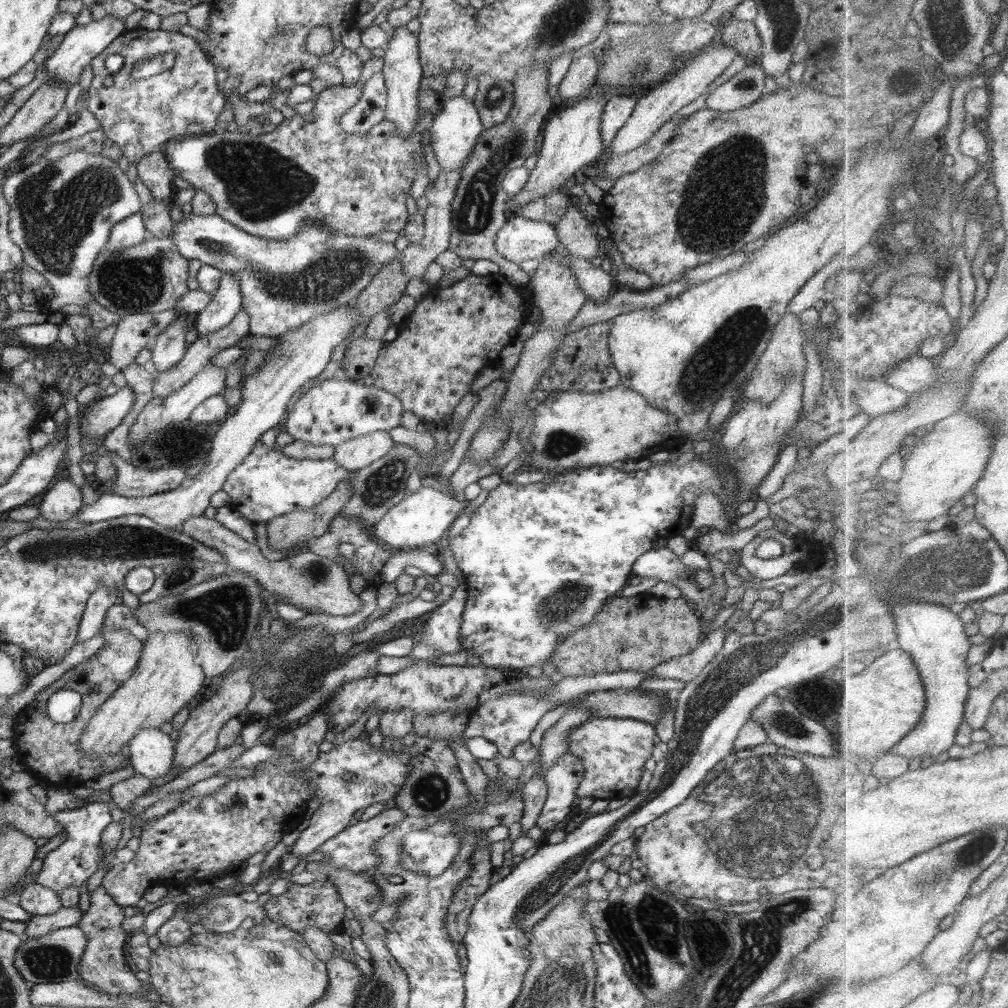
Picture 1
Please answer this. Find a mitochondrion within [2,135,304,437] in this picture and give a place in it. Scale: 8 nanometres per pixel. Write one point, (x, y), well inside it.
(54, 232)

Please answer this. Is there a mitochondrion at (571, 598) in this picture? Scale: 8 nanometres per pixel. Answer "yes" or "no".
yes

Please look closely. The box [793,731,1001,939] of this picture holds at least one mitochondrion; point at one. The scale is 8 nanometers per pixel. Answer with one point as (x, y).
(972, 853)

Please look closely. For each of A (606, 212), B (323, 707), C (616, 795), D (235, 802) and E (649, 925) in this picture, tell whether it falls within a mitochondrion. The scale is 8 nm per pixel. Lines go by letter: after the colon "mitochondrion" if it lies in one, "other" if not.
A: other
B: other
C: other
D: mitochondrion
E: mitochondrion

